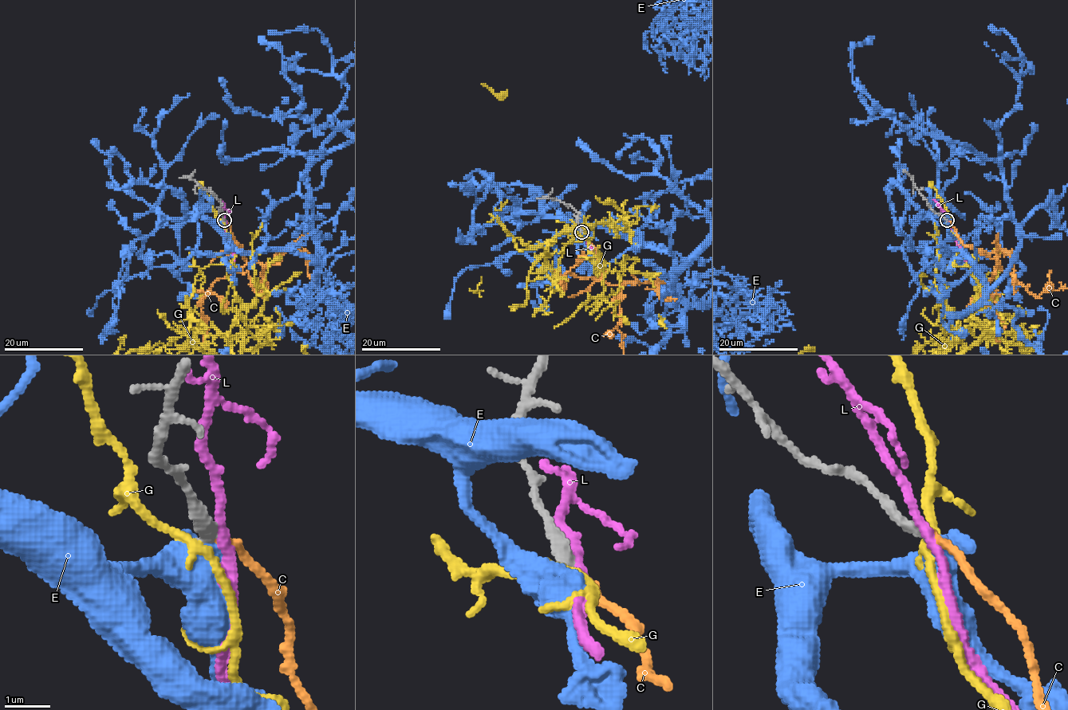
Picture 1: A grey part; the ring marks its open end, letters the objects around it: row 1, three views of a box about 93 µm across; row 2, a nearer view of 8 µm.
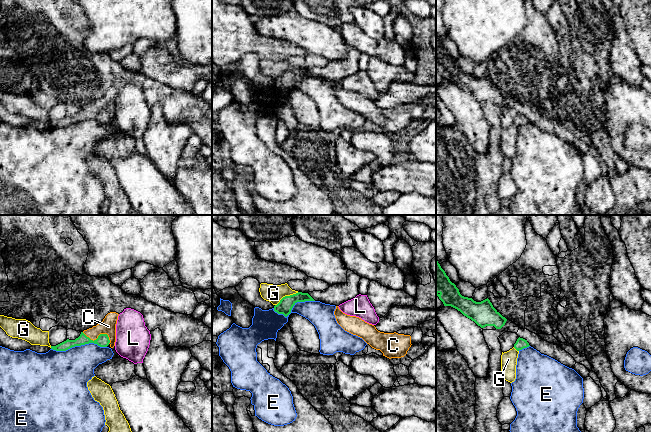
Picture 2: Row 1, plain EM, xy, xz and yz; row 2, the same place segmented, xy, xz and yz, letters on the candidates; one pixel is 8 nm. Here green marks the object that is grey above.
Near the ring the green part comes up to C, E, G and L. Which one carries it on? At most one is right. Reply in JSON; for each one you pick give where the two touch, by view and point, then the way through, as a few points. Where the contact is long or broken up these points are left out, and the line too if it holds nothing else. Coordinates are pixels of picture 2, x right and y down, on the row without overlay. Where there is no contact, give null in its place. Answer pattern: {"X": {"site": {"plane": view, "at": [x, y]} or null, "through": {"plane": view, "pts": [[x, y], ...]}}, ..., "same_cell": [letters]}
{"C": {"site": {"plane": "xy", "at": [98, 112]}, "through": {"plane": "xy", "pts": [[103, 116], [98, 112], [108, 102]]}}, "same_cell": ["C"]}

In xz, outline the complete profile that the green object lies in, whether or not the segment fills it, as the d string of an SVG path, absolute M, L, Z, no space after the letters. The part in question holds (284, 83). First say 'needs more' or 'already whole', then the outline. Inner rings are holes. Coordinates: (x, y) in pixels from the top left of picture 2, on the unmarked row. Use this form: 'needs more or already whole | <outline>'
already whole | M298 68L296 70L283 73L280 78L274 82L274 87L287 93L297 78L315 77L308 69Z

